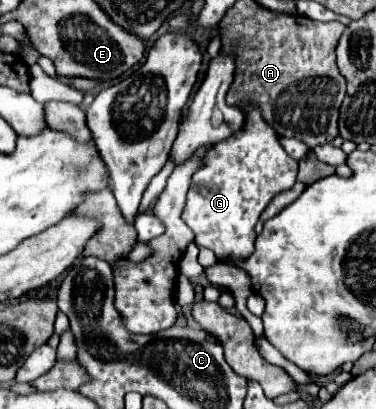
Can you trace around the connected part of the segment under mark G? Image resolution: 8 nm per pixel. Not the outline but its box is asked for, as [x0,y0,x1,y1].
[183,101,297,261]

